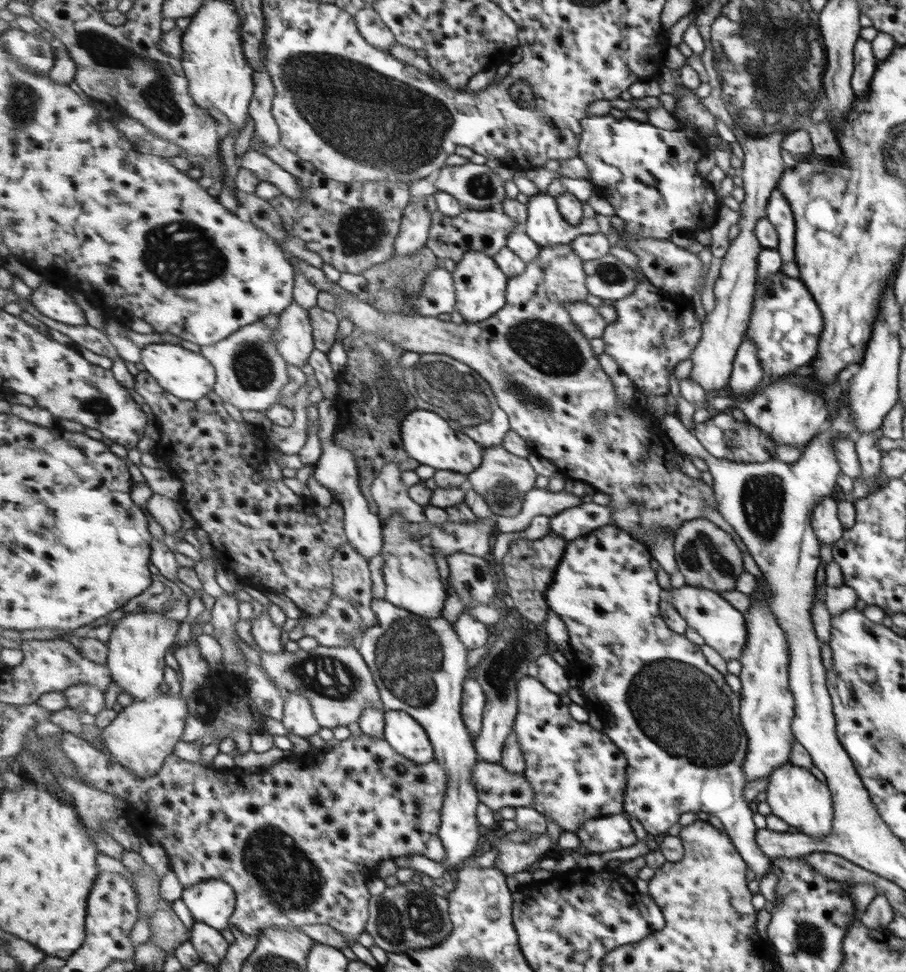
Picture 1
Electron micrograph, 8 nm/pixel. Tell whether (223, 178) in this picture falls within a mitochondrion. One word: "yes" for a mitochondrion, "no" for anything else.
no

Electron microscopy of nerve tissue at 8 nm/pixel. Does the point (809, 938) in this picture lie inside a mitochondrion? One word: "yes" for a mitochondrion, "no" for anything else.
yes

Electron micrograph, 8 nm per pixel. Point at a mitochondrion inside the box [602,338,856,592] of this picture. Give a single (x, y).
(761, 499)

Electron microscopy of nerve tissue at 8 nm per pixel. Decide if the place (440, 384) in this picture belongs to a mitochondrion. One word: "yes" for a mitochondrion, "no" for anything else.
yes

